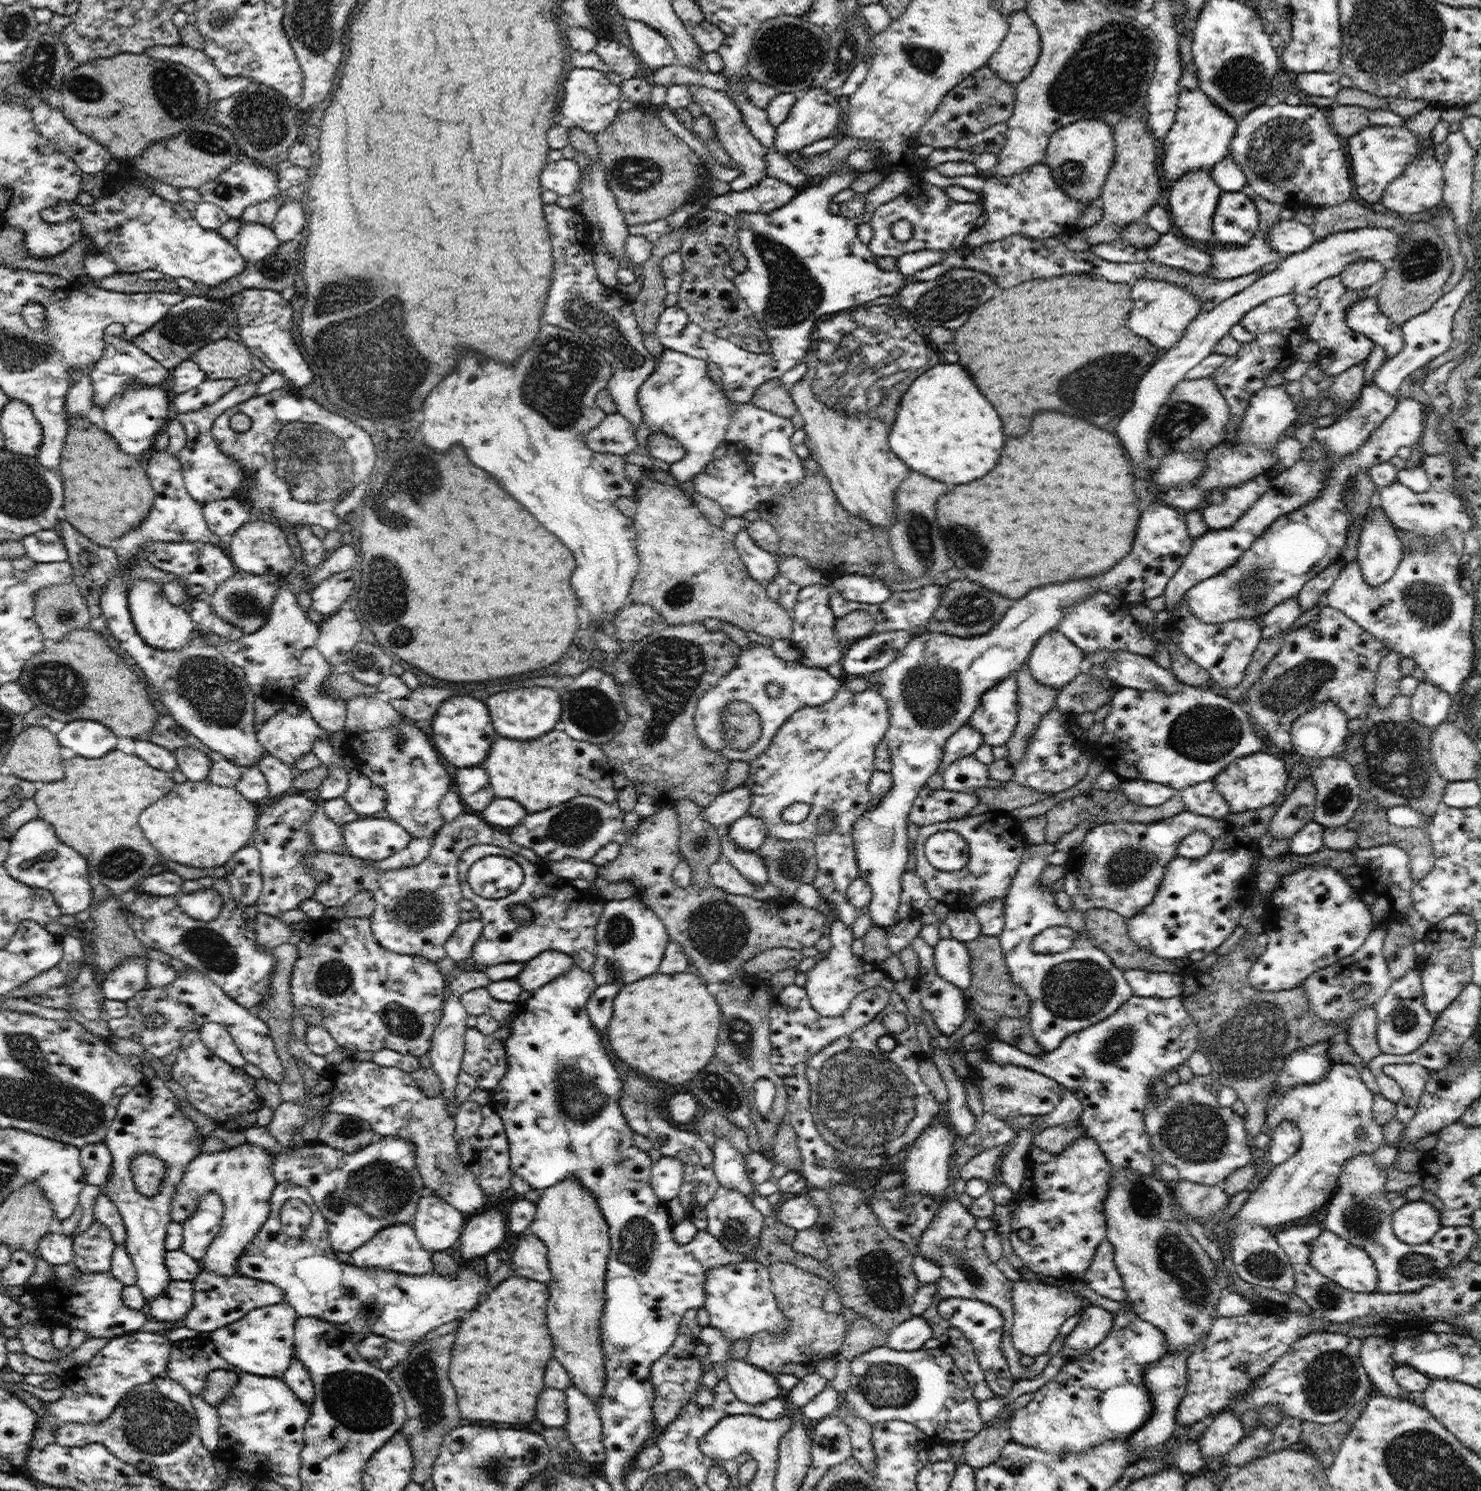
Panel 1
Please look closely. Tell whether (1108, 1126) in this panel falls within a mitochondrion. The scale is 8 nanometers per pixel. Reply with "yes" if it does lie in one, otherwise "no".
no

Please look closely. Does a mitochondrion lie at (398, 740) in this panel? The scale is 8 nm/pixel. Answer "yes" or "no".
yes

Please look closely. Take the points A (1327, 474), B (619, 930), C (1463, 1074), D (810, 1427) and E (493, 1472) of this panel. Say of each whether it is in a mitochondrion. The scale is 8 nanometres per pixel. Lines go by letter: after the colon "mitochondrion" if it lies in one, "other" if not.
A: other
B: mitochondrion
C: other
D: other
E: mitochondrion

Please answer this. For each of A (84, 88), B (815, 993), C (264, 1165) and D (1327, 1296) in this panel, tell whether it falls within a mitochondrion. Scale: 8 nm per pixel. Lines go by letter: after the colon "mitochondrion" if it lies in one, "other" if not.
A: mitochondrion
B: other
C: other
D: mitochondrion

